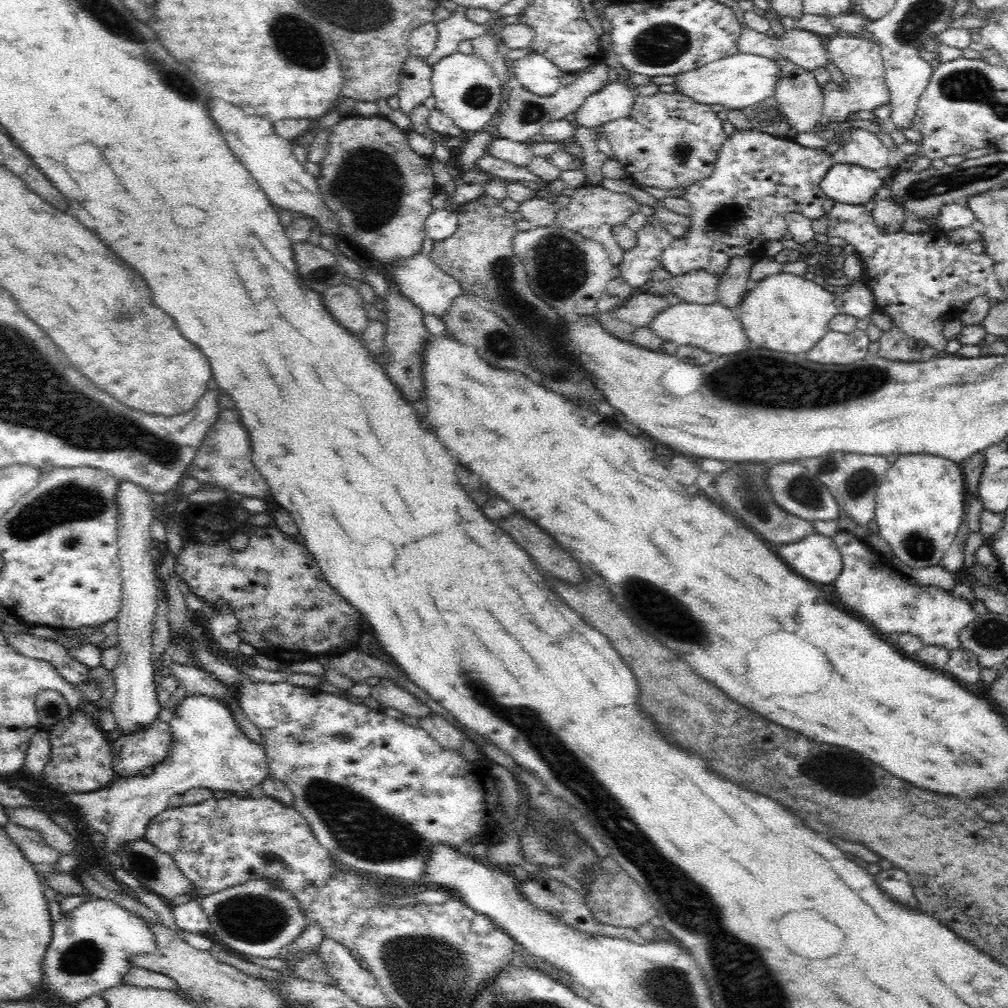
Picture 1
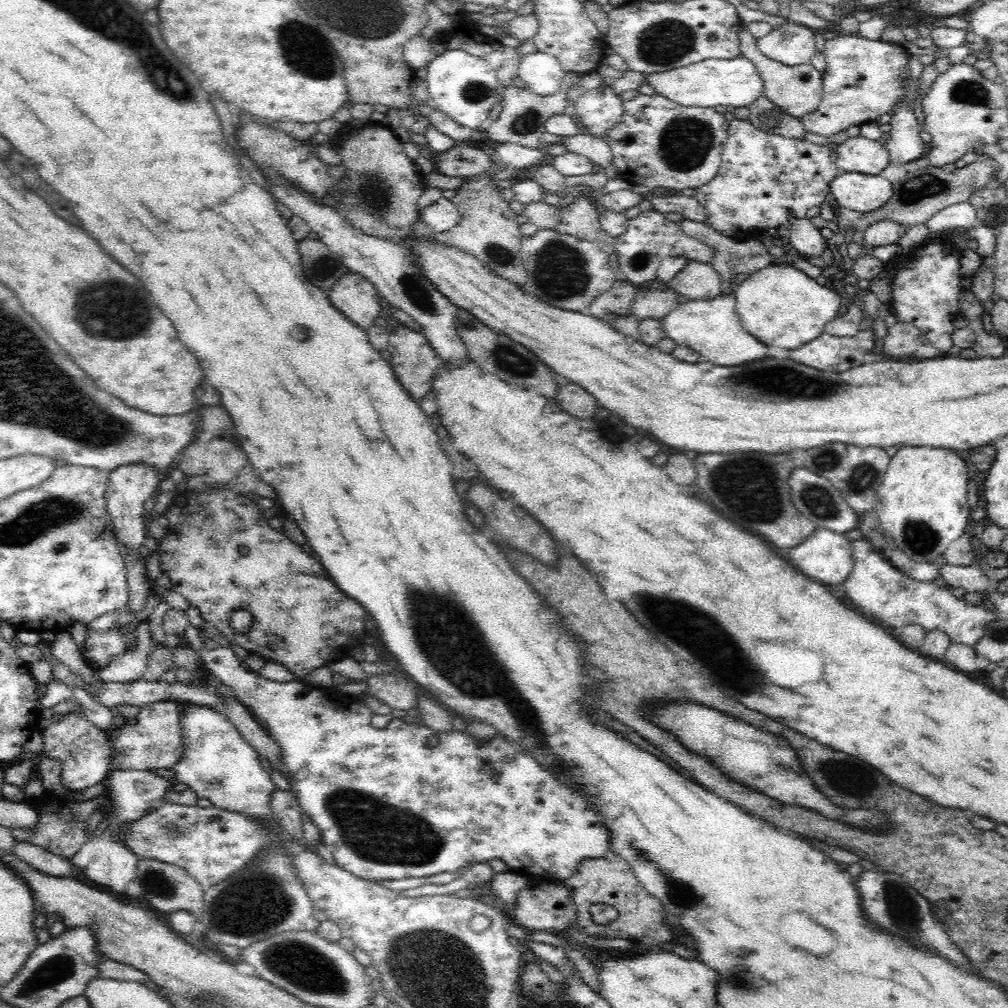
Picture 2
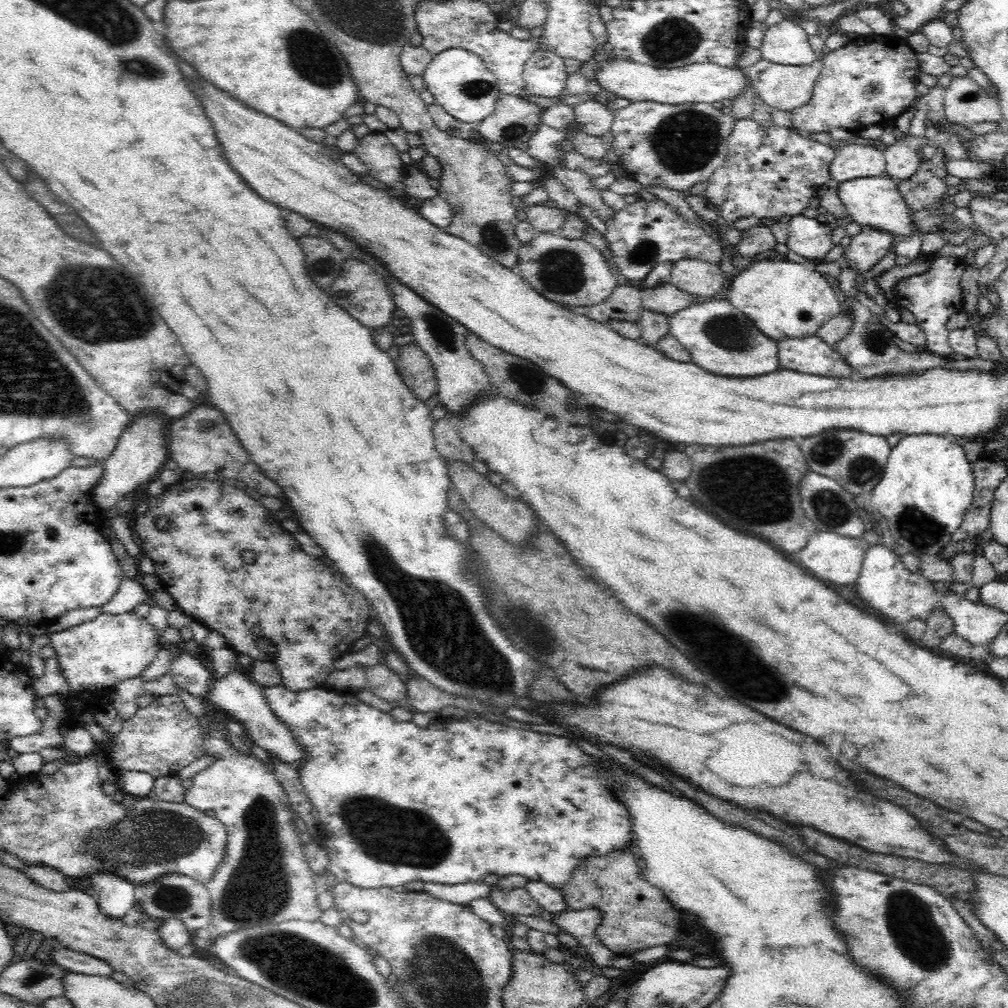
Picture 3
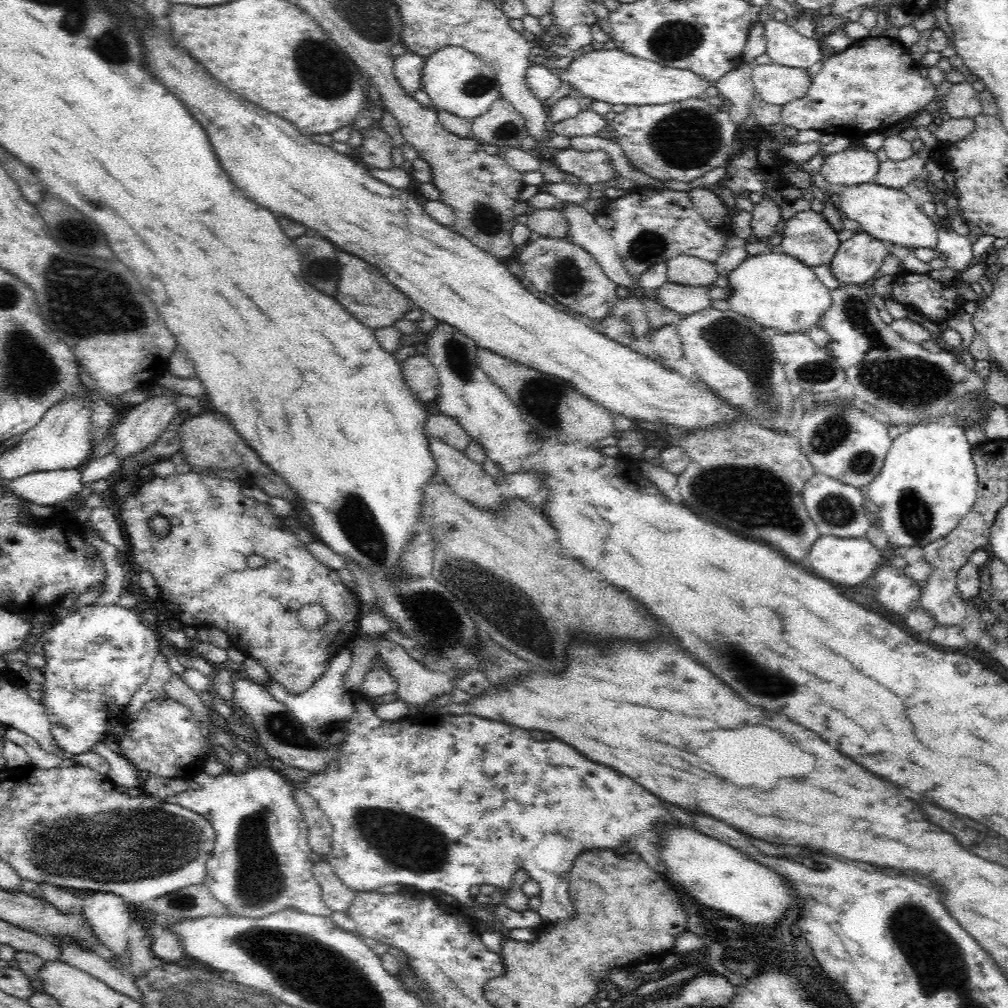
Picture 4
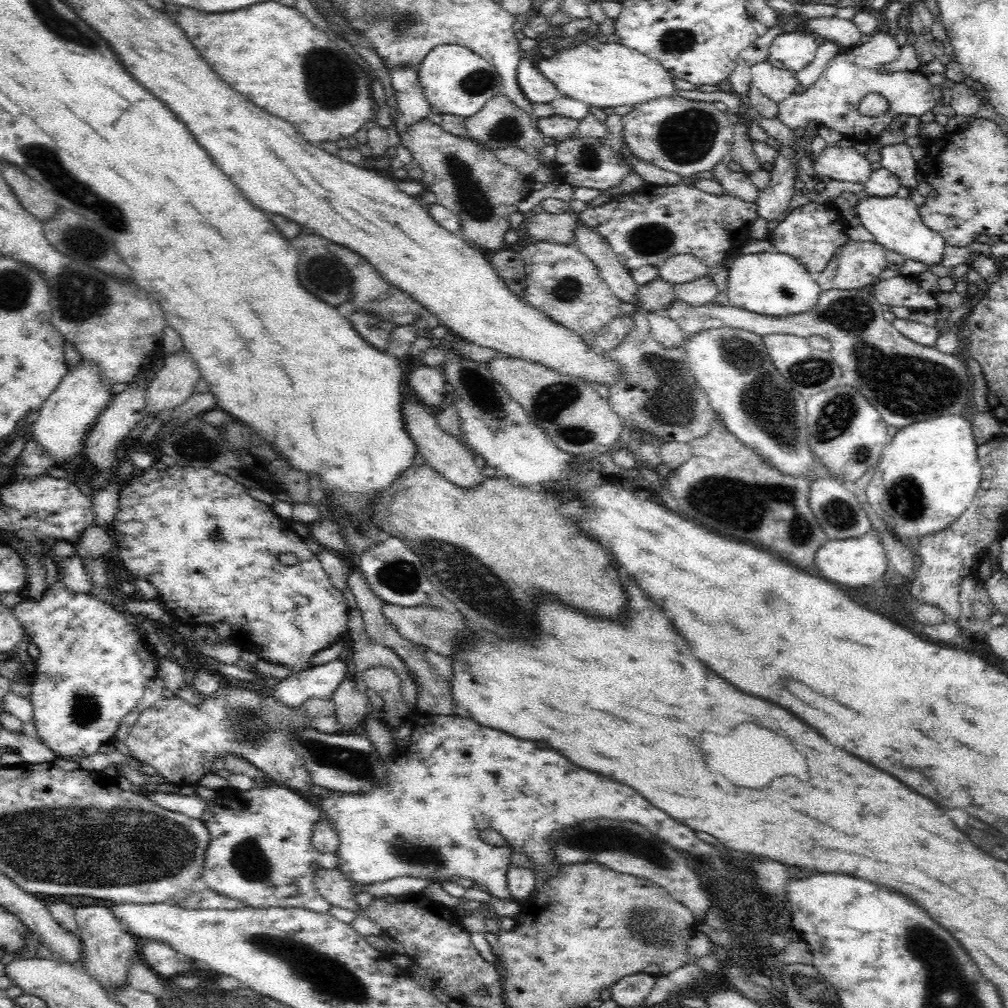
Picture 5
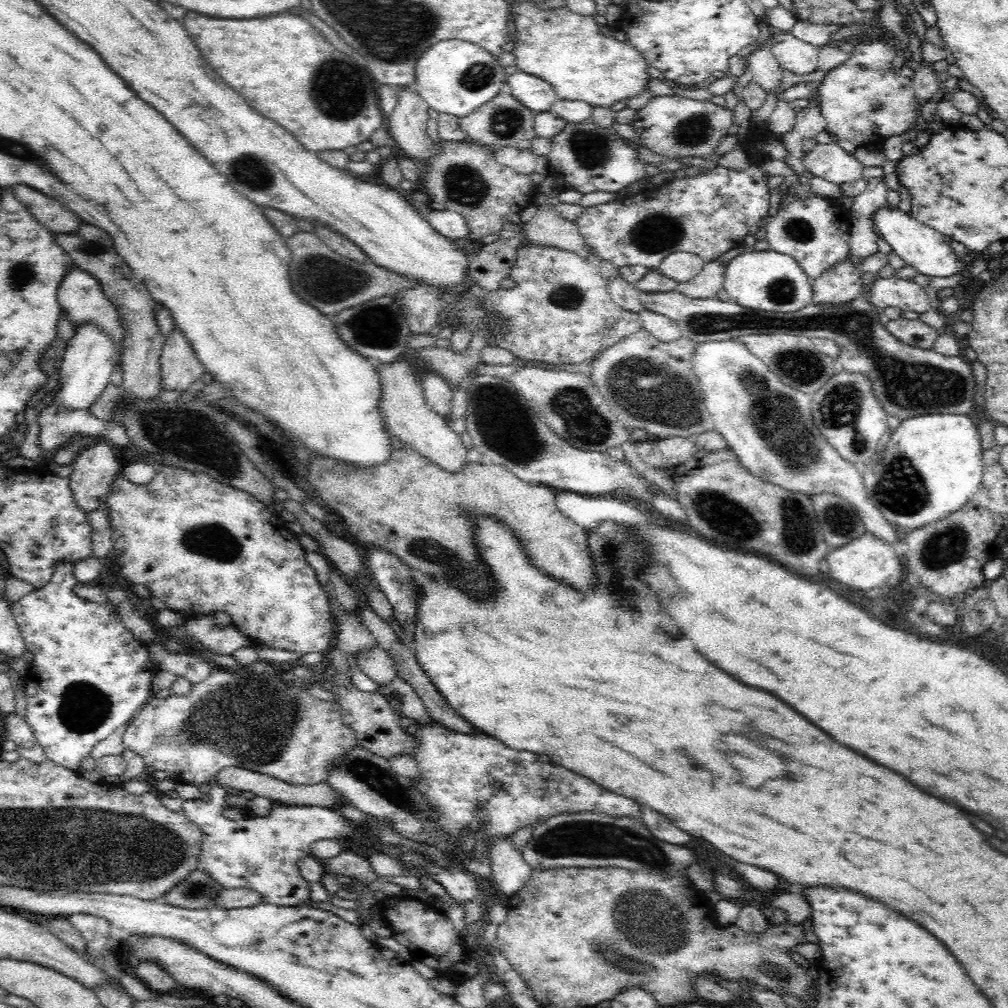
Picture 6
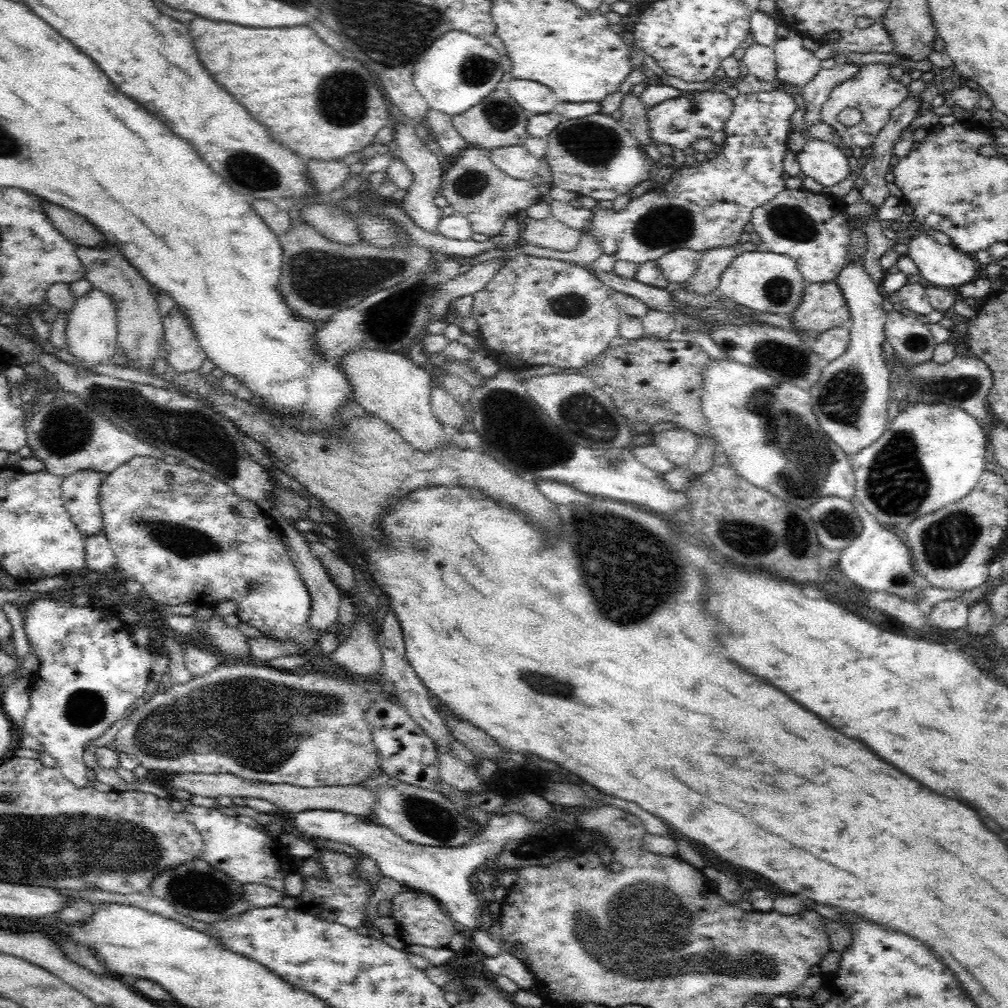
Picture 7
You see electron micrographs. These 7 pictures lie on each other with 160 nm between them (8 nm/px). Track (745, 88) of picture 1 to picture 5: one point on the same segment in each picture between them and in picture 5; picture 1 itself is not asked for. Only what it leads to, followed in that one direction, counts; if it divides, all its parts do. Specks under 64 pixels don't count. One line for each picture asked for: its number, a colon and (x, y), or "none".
2: (735, 82)
3: (707, 82)
4: (607, 76)
5: (609, 75)

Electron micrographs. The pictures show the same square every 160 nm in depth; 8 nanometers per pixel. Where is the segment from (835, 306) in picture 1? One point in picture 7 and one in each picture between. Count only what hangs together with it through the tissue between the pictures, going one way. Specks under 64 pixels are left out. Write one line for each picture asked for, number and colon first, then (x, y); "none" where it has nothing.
2: (781, 306)
3: (784, 299)
4: (778, 291)
5: (775, 284)
6: (770, 281)
7: (772, 283)

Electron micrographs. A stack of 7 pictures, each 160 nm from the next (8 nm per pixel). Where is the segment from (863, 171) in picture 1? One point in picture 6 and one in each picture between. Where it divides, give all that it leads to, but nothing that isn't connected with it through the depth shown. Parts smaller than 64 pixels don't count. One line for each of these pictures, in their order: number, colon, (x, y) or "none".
2: (861, 192)
3: (874, 201)
4: (888, 214)
5: (896, 223)
6: (927, 250)

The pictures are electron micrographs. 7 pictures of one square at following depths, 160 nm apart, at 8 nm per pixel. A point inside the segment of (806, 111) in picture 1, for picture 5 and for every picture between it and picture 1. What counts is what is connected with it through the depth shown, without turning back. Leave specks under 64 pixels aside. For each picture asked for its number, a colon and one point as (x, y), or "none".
2: (797, 90)
3: (783, 87)
4: (777, 84)
5: (776, 83)

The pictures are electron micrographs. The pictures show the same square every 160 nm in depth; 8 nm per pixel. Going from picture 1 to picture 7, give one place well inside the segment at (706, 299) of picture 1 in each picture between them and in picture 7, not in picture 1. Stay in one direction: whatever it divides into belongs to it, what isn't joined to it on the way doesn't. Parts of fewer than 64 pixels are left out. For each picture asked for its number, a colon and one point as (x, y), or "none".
2: (698, 280)
3: (697, 277)
4: (688, 270)
5: (680, 268)
6: (680, 267)
7: (680, 265)

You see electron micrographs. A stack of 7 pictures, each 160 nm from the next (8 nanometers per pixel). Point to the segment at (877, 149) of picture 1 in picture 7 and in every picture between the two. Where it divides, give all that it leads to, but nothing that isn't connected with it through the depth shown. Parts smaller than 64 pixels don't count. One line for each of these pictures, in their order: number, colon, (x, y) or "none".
2: (859, 154)
3: (852, 161)
4: (853, 166)
5: (844, 164)
6: (830, 161)
7: (828, 164)

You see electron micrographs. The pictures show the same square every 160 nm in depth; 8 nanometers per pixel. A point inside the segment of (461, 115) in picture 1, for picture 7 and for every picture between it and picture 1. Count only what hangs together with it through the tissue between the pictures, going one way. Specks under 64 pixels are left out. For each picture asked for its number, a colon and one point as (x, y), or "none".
2: (463, 86)
3: (461, 84)
4: (458, 81)
5: (455, 80)
6: (456, 77)
7: (458, 71)

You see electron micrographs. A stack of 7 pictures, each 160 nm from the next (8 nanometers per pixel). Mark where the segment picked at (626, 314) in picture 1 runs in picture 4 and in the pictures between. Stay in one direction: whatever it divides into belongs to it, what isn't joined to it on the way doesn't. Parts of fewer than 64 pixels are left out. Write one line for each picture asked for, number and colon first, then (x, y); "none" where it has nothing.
2: (648, 303)
3: (667, 299)
4: (685, 300)

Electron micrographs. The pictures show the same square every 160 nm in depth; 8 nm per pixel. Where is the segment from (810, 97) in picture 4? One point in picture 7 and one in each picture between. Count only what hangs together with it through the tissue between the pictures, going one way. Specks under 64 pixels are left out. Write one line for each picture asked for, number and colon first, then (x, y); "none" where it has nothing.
5: (833, 101)
6: (847, 95)
7: (875, 90)

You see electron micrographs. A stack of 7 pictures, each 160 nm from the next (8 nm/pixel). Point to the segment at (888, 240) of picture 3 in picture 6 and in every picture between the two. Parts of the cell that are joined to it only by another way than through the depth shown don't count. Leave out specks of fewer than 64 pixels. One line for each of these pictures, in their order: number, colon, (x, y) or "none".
4: (858, 259)
5: (856, 265)
6: (841, 283)

